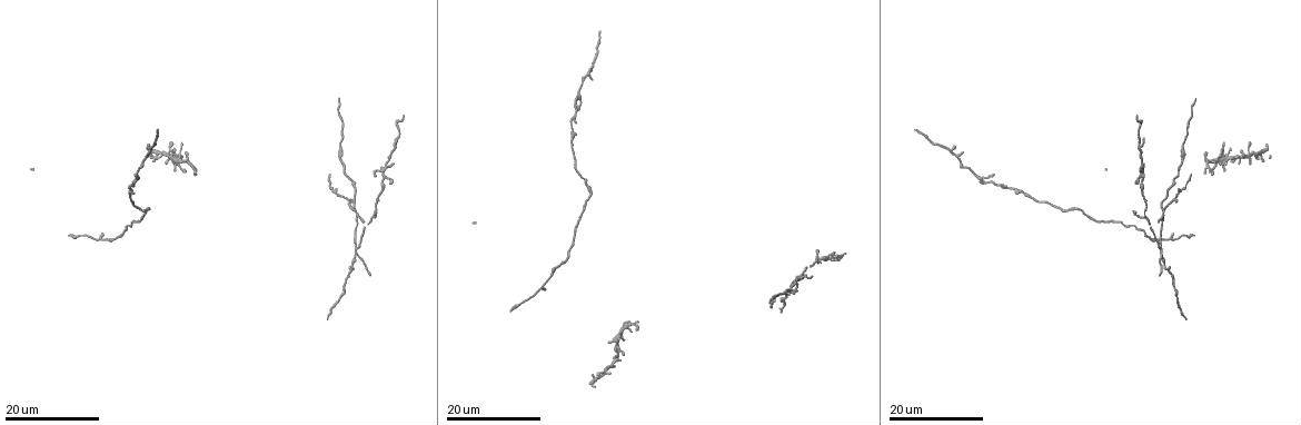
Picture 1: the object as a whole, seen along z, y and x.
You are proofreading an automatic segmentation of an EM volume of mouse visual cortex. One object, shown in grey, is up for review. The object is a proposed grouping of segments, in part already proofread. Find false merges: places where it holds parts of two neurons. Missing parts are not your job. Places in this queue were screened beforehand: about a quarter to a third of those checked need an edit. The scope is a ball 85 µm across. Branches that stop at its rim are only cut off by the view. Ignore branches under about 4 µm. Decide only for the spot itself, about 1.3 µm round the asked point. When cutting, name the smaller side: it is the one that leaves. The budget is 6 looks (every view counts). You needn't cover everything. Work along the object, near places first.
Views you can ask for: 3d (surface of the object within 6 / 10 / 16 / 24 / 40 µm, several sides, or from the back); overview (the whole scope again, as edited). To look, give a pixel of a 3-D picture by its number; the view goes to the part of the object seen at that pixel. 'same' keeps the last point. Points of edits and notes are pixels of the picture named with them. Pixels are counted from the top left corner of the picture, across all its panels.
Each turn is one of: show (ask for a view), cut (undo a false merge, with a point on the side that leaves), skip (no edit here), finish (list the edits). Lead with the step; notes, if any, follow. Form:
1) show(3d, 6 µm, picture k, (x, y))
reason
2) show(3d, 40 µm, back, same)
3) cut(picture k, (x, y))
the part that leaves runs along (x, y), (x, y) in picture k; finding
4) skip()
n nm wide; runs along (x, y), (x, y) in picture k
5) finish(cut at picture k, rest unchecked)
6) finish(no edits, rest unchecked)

show(3d, 16 µm, picture 1, (552, 275))
calibre changes

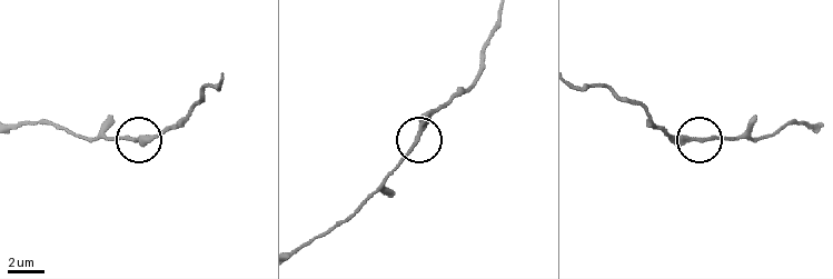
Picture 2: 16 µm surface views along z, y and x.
show(3d, 6 µm, picture 2, (413, 142))

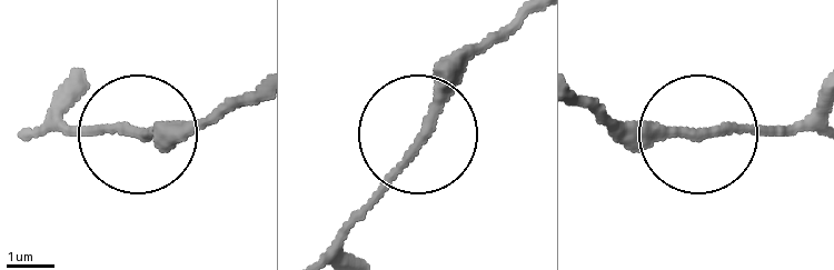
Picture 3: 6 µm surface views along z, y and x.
skip()
continuous, no second neuron

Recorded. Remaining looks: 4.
show(3d, 16 µm, picture 1, (178, 160))

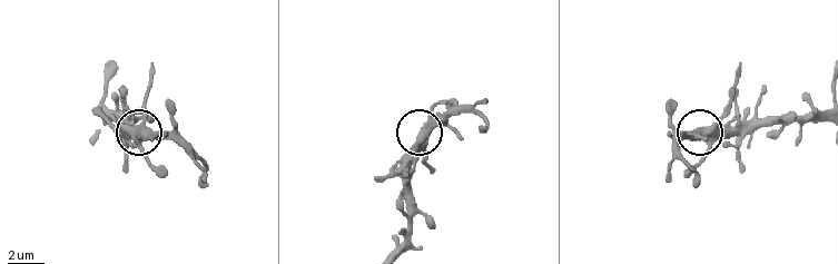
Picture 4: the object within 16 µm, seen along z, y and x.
show(3d, 6 µm, picture 4, (429, 125))

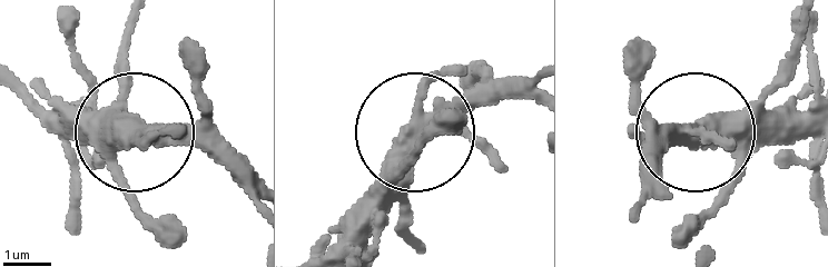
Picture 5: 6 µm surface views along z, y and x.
skip()
all the same neuron

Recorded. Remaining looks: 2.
show(3d, 16 µm, picture 1, (1160, 247))
three arms meet

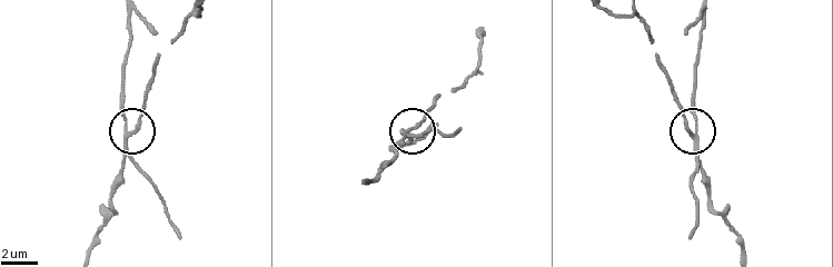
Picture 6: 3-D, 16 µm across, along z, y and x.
show(3d, 10 µm, picture 6, (693, 136))
zoom in

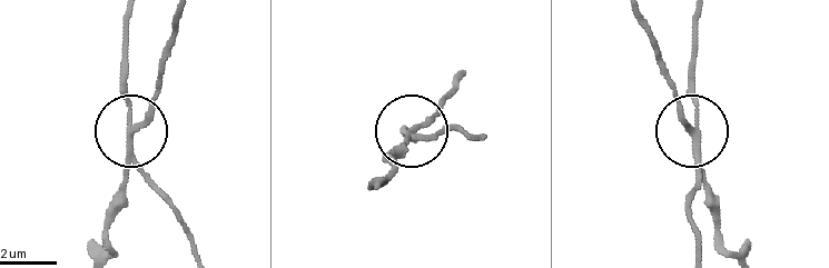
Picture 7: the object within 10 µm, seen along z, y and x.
cut(picture 7, (131, 102))
3 arms; the part that leaves runs along (129, 141), (129, 15) in picture 7; two neurons meet here

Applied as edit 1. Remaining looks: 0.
finish(cut at picture 7, rest unchecked)

